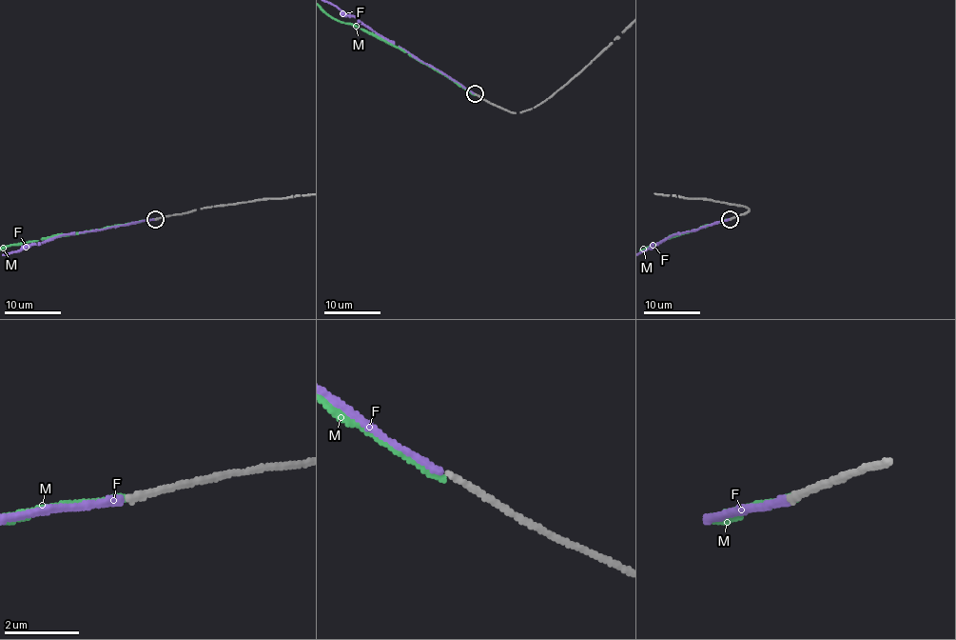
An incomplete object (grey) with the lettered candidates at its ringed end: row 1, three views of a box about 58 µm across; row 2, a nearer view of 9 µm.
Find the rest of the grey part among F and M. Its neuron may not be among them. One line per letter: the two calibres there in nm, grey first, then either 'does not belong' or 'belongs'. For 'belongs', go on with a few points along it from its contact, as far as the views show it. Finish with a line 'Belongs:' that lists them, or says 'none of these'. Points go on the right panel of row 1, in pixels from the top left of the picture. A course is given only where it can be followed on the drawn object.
F: calibres 170 and 180 nm; belongs
M: calibres 170 and 200 nm; does not belong
Belongs: F

